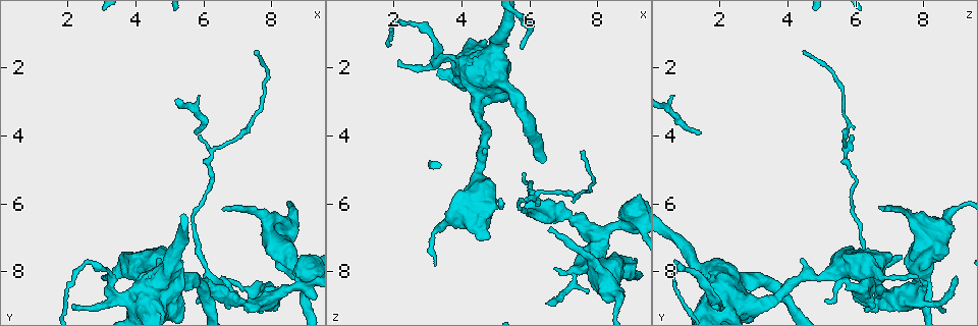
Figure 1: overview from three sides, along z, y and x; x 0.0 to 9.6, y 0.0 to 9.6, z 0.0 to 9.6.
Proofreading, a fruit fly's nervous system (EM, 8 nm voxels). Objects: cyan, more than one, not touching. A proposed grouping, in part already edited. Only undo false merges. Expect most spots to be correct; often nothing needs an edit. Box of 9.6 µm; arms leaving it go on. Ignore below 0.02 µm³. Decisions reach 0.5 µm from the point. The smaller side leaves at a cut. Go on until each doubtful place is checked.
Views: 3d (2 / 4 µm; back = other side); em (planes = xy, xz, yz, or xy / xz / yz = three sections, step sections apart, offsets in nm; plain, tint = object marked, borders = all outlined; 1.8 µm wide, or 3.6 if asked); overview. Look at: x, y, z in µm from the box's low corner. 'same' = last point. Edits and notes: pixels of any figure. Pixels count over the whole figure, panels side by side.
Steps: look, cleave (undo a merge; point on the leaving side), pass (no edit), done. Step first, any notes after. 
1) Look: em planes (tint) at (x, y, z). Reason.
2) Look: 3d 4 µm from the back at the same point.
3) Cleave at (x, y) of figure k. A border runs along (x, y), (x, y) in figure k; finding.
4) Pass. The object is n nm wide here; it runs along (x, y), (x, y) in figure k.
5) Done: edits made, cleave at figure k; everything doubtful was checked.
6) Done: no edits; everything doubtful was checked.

Look: em 3.6 µm planes (tint) at (4.30, 8.55, 2.00). Thick turns thin.

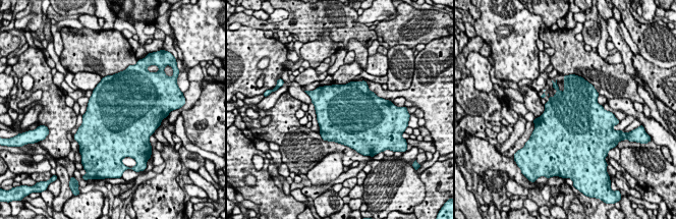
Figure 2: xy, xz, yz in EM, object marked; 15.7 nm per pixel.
Pass. One neuron here.

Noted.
Look: em 3.6 µm planes (tint) at (4.40, 9.00, 3.10). Thick turns thin.

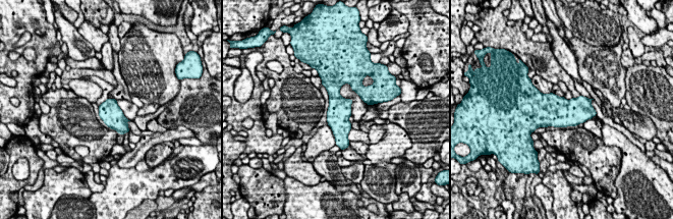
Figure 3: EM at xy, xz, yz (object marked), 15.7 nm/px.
Pass. All the same neuron.

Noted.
Look: em 3.6 µm planes (borders) at (5.40, 7.85, 1.85). Closes a loop.

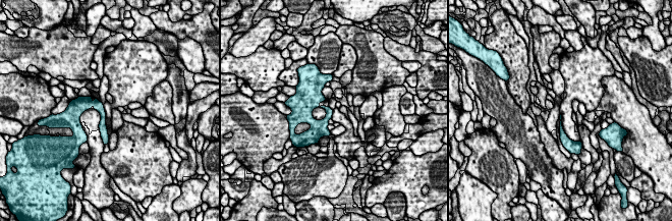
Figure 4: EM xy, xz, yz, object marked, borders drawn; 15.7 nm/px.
Pass. The object is 30 nm wide here; one neuron here.

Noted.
Look: 3d 4 µm at (8.00, 8.75, 7.00). A fork.

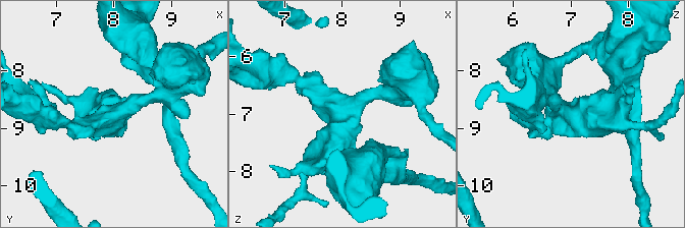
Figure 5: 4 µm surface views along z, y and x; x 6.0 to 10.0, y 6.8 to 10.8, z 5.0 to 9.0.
Look: em 3.6 µm planes (tint) at (8.00, 8.75, 6.95). 3 arms meet here; the arms are 220, 280, 550 nm wide.

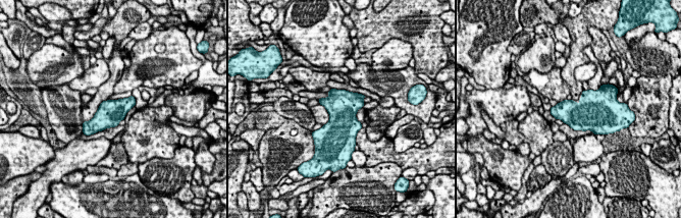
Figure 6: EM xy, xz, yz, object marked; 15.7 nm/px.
Pass. All the same neuron.

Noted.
Look: em 3.6 µm planes (borders) at (9.05, 8.20, 6.55). Sharp bend.

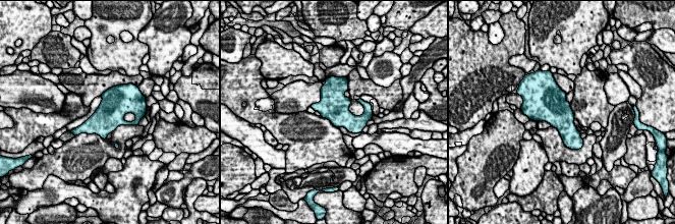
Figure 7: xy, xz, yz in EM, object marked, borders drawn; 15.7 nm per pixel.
Pass. One neuron here.

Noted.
Done: no edits; everything doubtful was checked.

